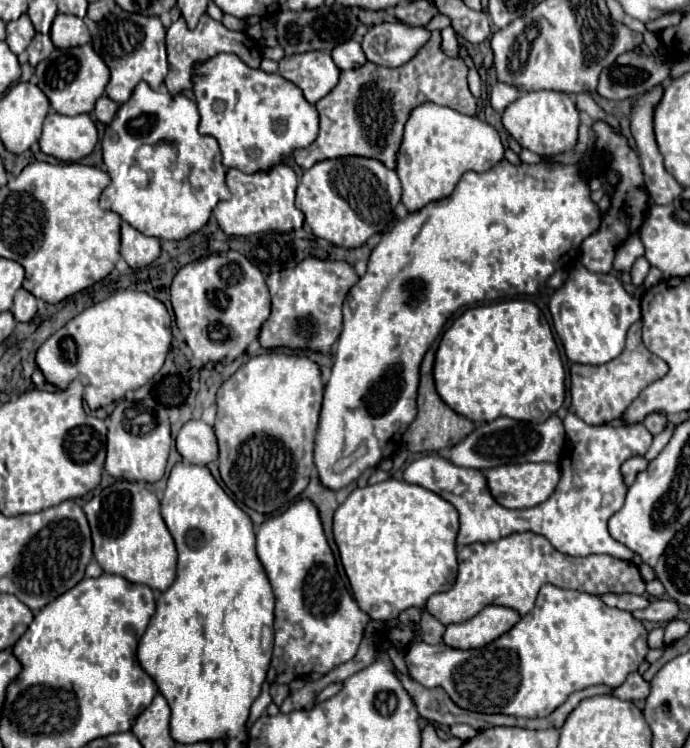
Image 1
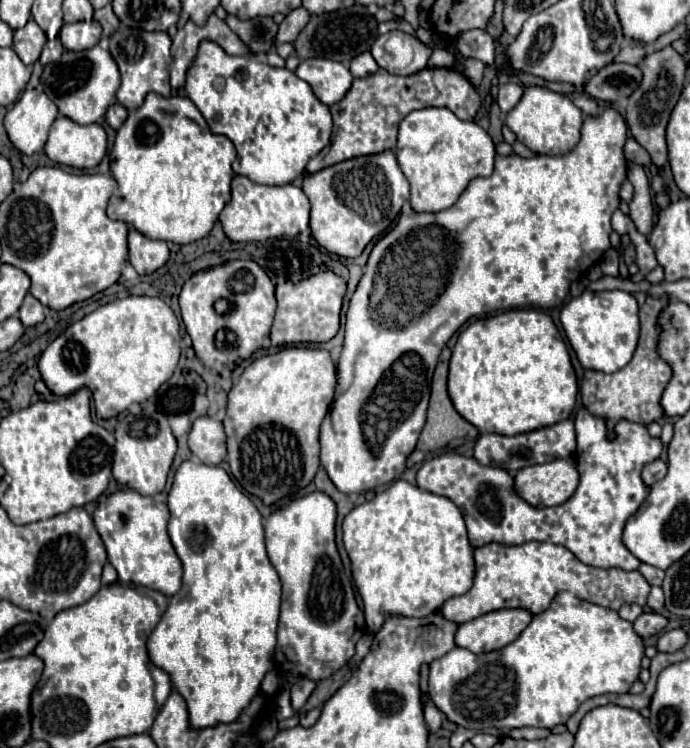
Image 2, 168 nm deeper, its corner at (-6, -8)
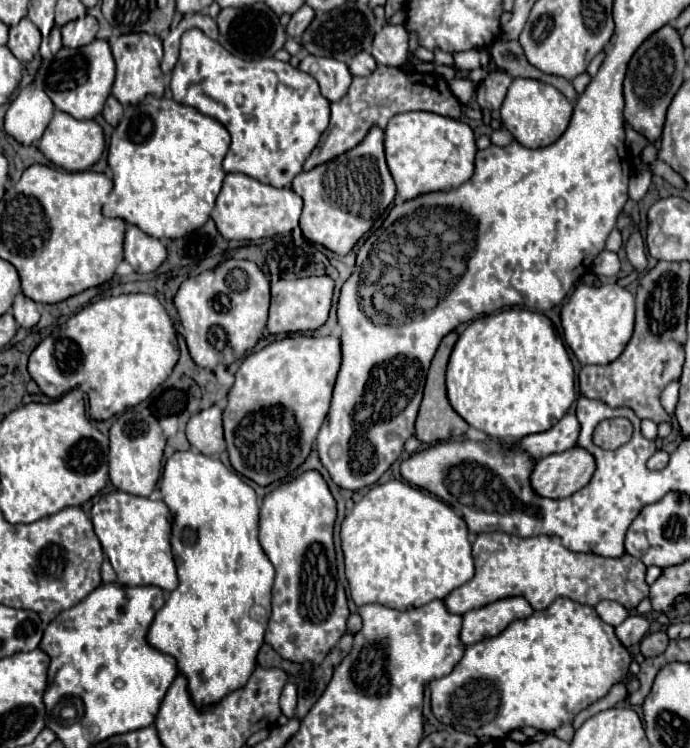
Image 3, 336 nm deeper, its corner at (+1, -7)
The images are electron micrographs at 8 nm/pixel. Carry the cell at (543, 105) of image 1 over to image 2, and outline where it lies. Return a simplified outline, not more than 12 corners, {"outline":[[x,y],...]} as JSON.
{"outline":[[530,86],[506,116],[536,154],[566,154],[582,112],[548,88]]}

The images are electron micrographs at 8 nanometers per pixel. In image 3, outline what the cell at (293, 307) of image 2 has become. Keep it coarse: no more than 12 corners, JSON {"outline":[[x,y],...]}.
{"outline":[[329,275],[271,283],[271,335],[315,331],[331,309]]}

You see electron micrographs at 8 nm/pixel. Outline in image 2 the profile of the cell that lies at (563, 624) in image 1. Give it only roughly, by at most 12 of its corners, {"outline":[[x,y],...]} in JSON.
{"outline":[[560,592],[508,646],[430,664],[462,728],[554,728],[638,680],[642,638]]}

